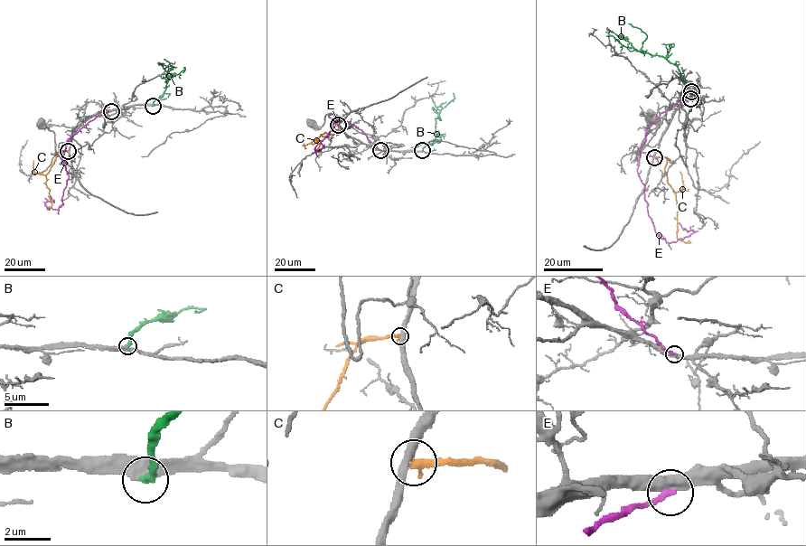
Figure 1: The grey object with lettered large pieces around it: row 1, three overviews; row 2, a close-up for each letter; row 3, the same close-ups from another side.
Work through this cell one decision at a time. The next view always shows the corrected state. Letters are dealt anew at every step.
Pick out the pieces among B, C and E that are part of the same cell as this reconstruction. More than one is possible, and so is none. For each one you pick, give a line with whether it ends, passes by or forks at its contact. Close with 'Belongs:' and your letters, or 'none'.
B: It ends there
Belongs: B

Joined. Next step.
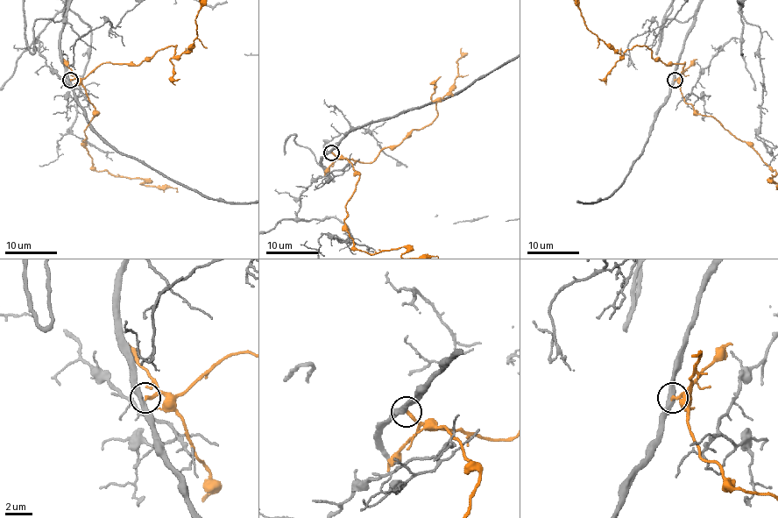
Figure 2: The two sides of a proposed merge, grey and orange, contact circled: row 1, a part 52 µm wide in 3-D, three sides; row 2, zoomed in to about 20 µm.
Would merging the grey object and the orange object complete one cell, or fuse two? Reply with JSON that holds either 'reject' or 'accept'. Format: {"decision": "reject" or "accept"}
{"decision": "reject"}

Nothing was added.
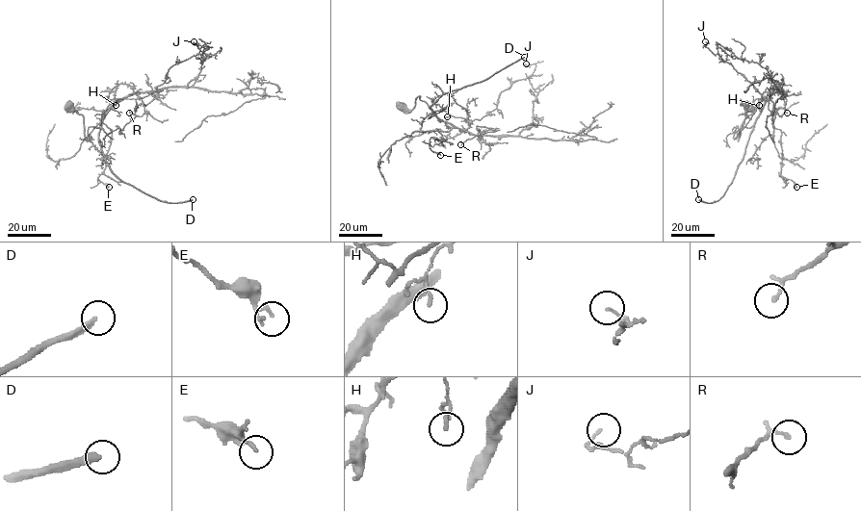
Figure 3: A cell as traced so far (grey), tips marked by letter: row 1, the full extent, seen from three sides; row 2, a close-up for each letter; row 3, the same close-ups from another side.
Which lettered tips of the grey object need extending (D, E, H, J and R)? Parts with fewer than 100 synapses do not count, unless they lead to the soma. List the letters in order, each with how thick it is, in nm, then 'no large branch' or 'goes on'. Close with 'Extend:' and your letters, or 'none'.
D: 260 nm thick; goes on
E: 90 nm thick; no large branch
H: 130 nm thick; no large branch
J: 90 nm thick; no large branch
R: 110 nm thick; no large branch
Extend: D

